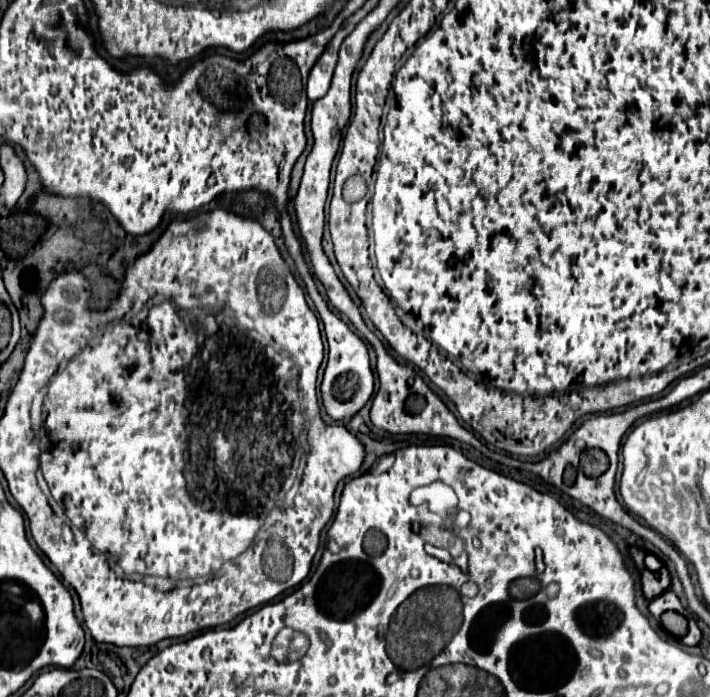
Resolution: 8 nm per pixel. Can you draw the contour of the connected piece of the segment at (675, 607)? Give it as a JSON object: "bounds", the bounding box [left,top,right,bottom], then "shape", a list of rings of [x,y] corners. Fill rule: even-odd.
{"bounds":[649,591,685,619],"shape":[[[667,591],[659,597],[655,597],[653,601],[649,601],[649,611],[655,619],[661,619],[661,615],[665,611],[677,611],[677,613],[685,613],[685,607],[681,605],[681,601],[677,599],[677,595],[673,591]]]}

